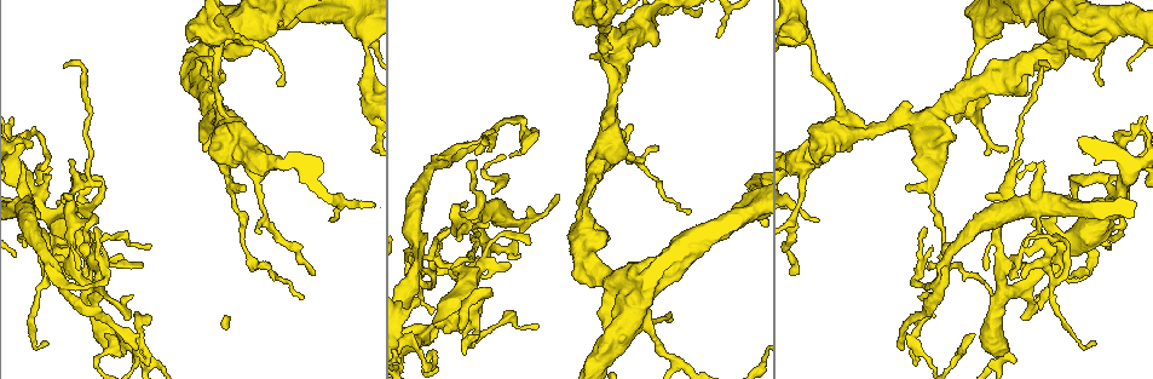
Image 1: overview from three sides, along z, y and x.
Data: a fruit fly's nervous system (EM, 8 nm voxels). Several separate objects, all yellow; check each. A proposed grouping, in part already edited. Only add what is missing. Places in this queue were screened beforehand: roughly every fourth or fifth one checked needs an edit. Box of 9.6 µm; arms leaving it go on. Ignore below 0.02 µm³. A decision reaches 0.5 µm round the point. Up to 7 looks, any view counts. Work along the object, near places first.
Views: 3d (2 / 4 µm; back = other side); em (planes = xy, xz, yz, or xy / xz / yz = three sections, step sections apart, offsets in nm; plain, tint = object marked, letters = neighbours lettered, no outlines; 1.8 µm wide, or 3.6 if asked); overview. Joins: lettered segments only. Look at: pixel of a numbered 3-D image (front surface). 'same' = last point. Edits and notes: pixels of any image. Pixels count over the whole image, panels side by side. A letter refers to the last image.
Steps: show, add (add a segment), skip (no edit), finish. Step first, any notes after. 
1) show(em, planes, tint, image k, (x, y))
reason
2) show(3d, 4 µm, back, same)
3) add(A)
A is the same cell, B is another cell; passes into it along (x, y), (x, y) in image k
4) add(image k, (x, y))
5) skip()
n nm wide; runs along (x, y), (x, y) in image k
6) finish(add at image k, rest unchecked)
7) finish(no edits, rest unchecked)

show(em, xz, step 8, letters, image 1, (465, 353))
tapers out

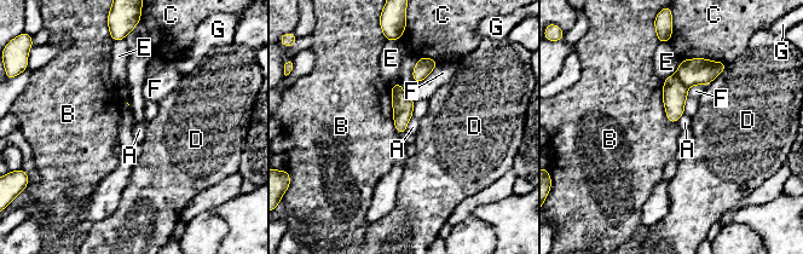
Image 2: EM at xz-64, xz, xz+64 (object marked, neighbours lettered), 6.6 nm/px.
show(em, planes, letters, same)
another direction

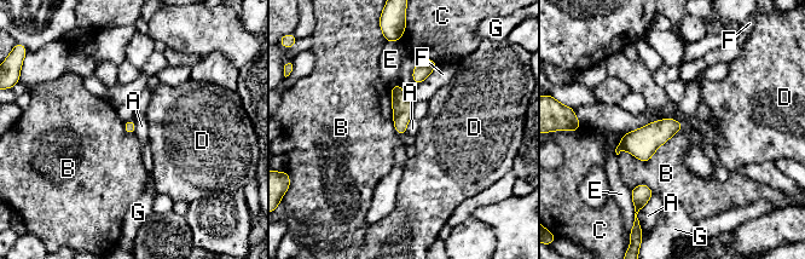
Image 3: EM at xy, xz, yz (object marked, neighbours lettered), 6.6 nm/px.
skip()
A, B, C, D, E, F and G are other cells; border along (412, 118), (407, 124), (405, 133) in image 3; no lettered segment goes on from it

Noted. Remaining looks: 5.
show(em, planes, letters, image 1, (651, 326))
thick turns thin

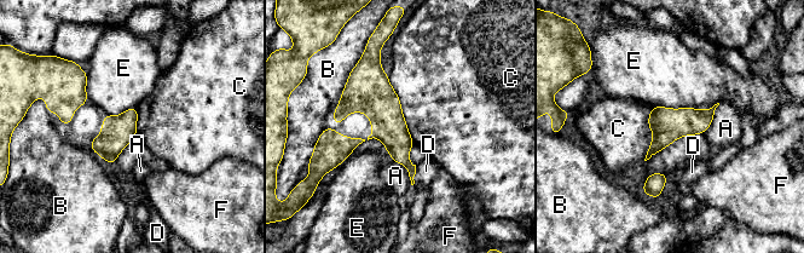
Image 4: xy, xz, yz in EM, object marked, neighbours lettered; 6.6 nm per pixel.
skip()
C touches over 500 nm; A, B, C, D, E and F are other cells; border along (387, 75), (399, 99), (414, 144) in image 4; none of them fits

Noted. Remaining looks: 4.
show(3d, 4 µm, back, image 1, (523, 128))
sharp bend

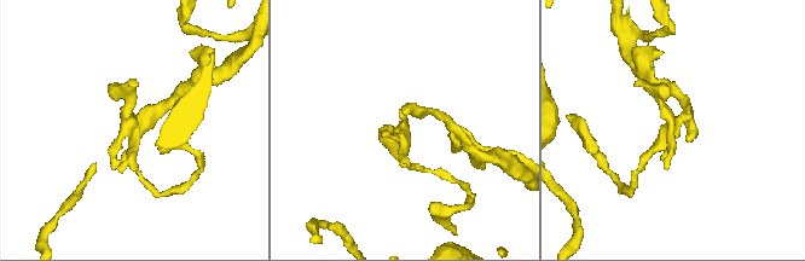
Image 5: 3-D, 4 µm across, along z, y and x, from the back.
show(em, yz, step 16, tint, image 5, (679, 122))

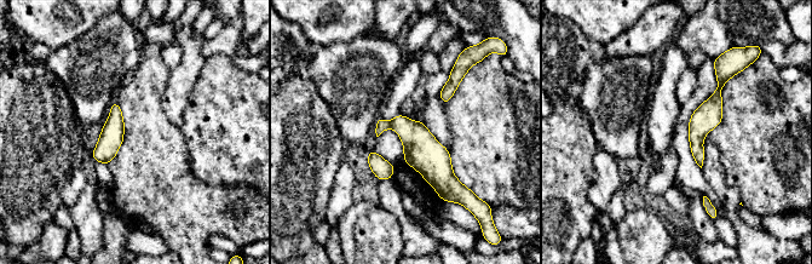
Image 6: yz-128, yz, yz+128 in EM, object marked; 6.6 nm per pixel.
show(em, planes, letters, same)

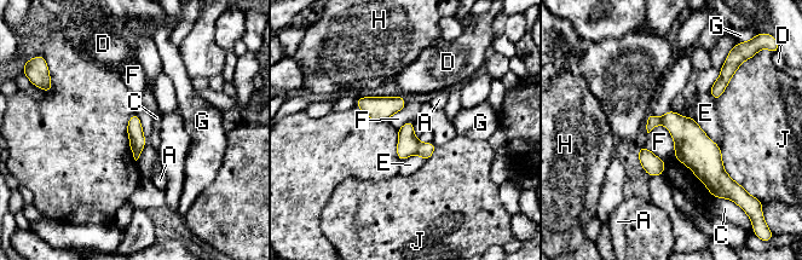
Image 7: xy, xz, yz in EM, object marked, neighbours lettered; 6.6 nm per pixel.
skip()
A, C, D, E, F, G, H and J are other cells; border along (661, 122), (673, 139), (674, 155) in image 7; none of them fits

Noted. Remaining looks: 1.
finish(no edits, rest unchecked)

